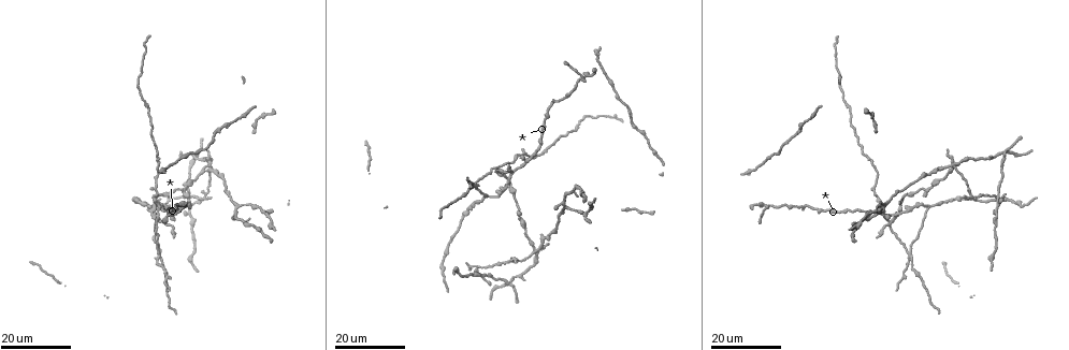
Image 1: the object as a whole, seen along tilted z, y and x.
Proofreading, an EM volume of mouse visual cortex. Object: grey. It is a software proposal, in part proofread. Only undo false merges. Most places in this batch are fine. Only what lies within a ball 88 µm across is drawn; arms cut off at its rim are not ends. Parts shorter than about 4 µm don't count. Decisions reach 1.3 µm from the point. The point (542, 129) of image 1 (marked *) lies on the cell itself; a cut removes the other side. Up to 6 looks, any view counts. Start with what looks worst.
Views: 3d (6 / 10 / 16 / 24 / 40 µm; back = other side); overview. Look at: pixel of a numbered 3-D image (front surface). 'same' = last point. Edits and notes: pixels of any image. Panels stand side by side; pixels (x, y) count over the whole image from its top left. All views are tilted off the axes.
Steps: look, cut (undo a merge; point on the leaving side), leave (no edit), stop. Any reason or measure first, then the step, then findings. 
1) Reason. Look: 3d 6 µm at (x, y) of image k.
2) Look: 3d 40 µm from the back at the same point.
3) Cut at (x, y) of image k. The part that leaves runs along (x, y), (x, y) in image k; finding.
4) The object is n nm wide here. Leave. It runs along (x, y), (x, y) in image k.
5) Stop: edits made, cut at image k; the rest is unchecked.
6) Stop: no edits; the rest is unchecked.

Four arms meet. Look: 3d 16 µm at (539, 248) of image 1.

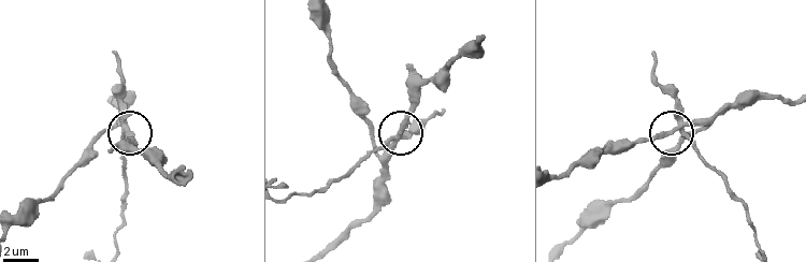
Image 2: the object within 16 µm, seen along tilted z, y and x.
Zoom in. Look: 3d 6 µm at (395, 138) of image 2.

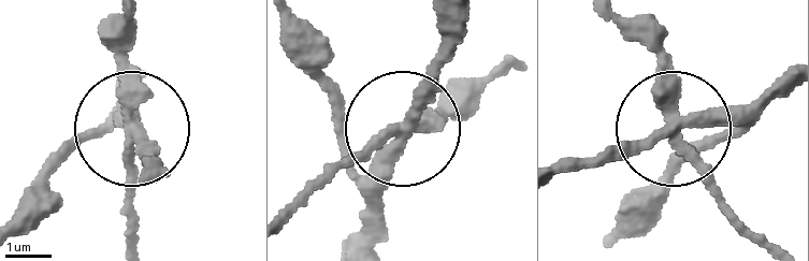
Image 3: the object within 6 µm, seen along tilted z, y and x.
The object is 260 nm wide here. Cut at (138, 67) of image 3. The part that leaves runs along (134, 136), (128, 237) in image 3; two cells meet here.

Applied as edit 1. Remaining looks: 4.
Four or more arms meet. Look: 3d 16 µm at (764, 206) of image 1.

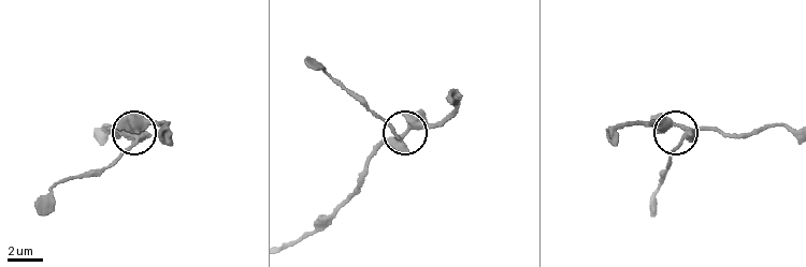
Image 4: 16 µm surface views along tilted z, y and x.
Closer look. Look: 3d 6 µm at (404, 136) of image 4.

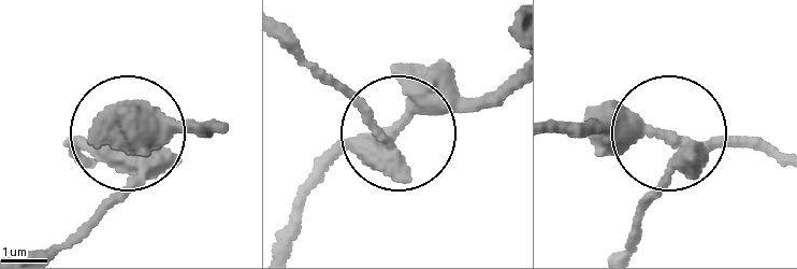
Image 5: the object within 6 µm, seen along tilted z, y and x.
The object is 390 nm wide here. Leave. It runs along (782, 152), (671, 136), (672, 163), (628, 229) in image 5; one cell here.

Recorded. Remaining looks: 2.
Four arms meet. Look: 3d 16 µm at (908, 251) of image 1.

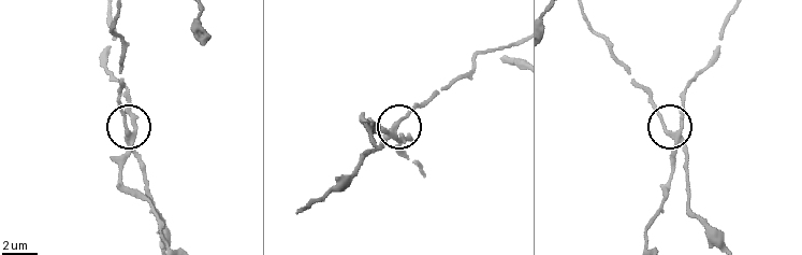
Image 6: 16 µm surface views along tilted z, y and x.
Look: 3d 10 µm at (676, 138) of image 6.

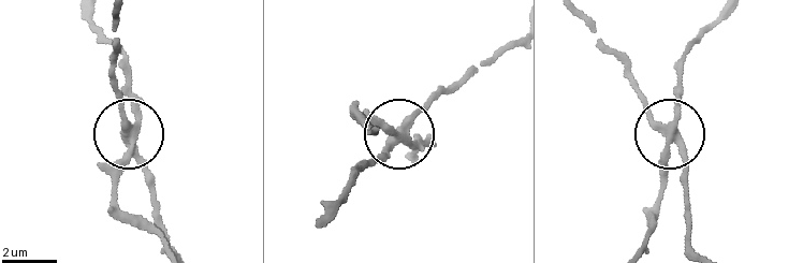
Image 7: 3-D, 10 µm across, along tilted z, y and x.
4 arms meet here. Cut at (149, 171) of image 7. The part that leaves runs along (129, 131), (114, 71), (115, 23) in image 7; two cells meet here.

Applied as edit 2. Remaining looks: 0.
Stop: edits made, cut at image 3, cut at image 7; the rest is unchecked.

